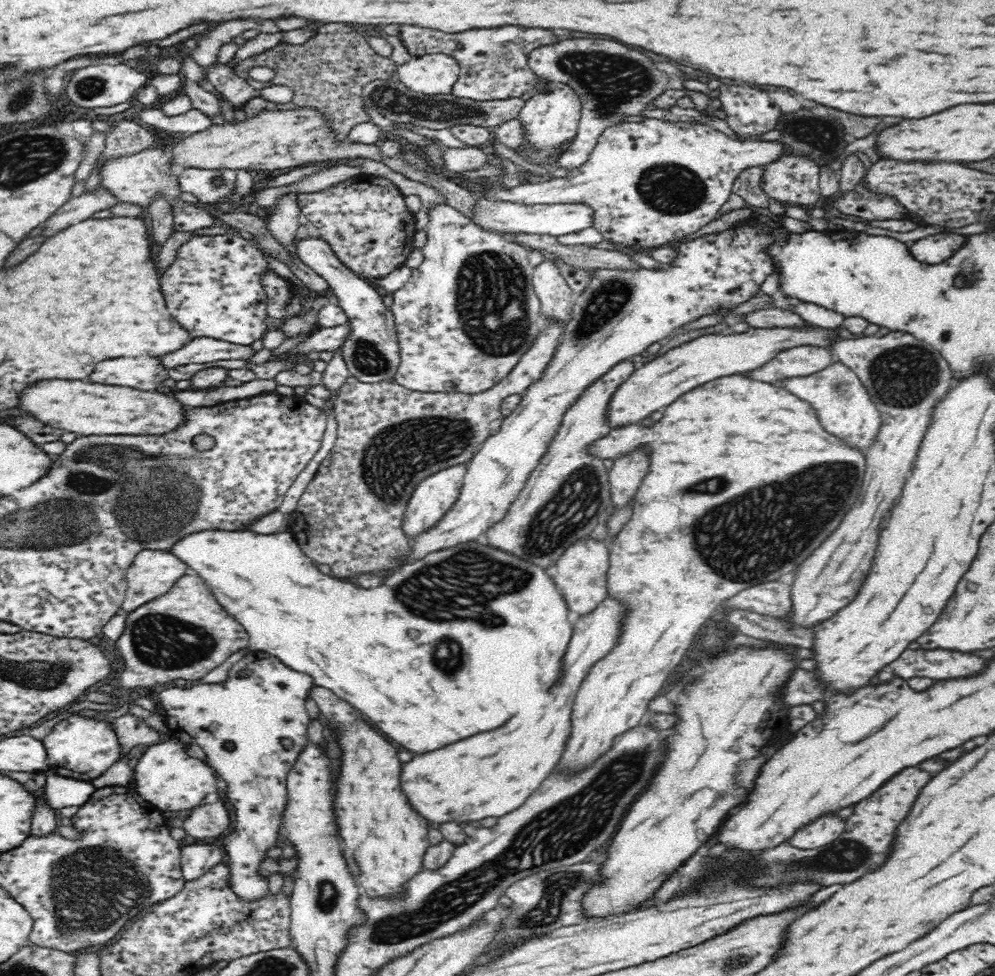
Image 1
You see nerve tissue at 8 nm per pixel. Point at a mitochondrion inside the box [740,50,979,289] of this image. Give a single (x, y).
(819, 134)

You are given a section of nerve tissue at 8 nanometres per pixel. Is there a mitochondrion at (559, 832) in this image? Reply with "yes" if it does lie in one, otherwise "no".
yes

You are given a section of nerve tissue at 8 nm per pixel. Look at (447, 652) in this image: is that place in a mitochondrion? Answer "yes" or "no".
yes

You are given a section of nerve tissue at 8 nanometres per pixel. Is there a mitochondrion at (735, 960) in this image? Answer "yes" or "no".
yes

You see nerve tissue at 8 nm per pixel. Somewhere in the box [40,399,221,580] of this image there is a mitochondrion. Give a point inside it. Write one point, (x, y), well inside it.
(85, 481)

